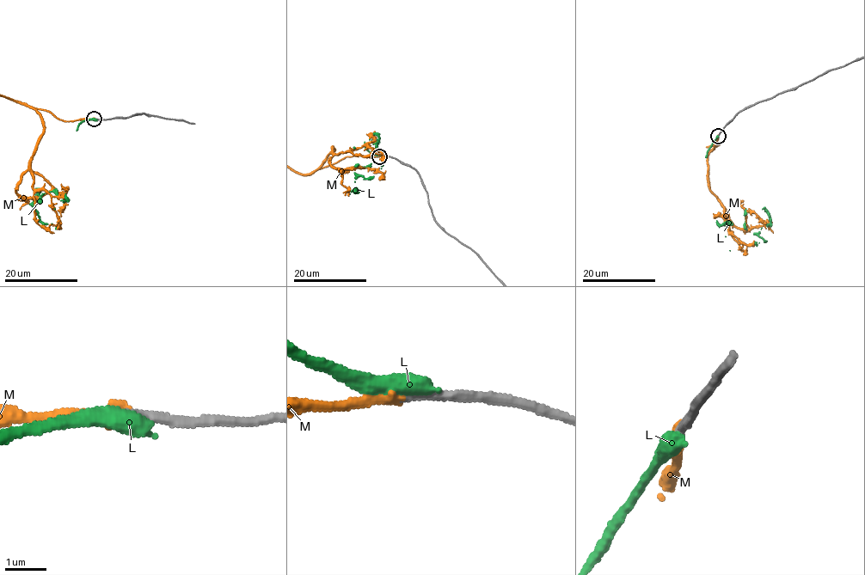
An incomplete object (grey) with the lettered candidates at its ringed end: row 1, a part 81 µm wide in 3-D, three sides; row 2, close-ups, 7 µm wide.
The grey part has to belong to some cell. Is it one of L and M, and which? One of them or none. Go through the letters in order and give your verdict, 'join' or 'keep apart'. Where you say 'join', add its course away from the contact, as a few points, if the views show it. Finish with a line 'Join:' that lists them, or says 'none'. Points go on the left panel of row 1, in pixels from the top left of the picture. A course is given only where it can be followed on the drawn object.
L: keep apart
M: join
Join: M

